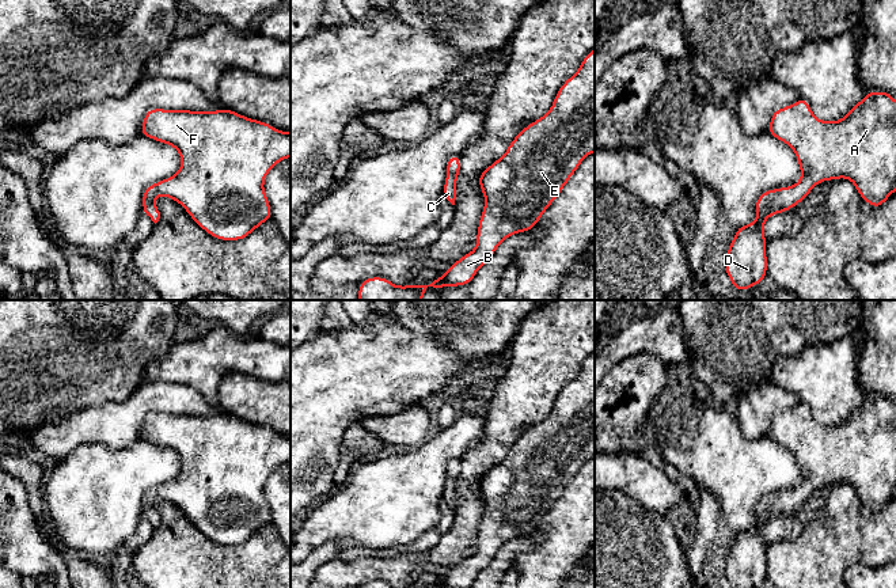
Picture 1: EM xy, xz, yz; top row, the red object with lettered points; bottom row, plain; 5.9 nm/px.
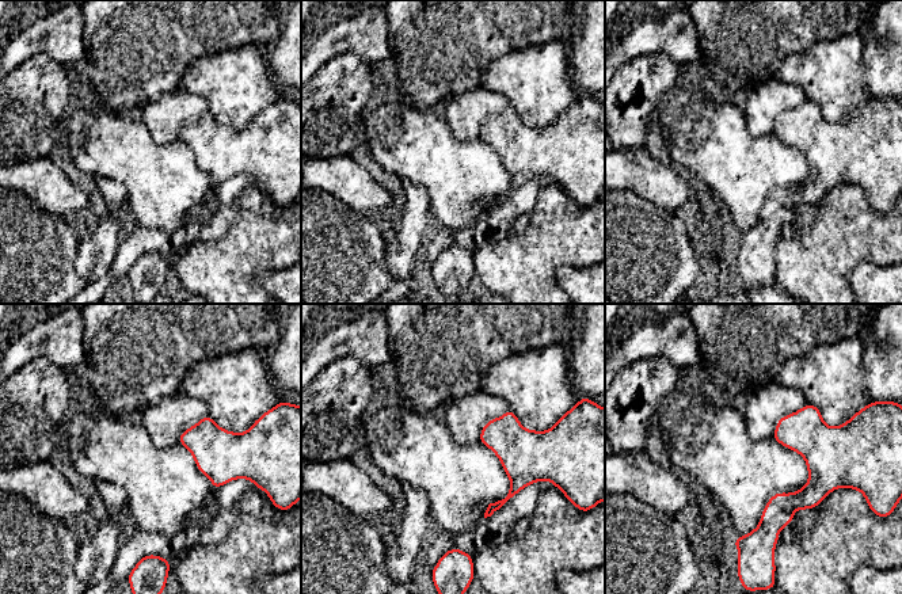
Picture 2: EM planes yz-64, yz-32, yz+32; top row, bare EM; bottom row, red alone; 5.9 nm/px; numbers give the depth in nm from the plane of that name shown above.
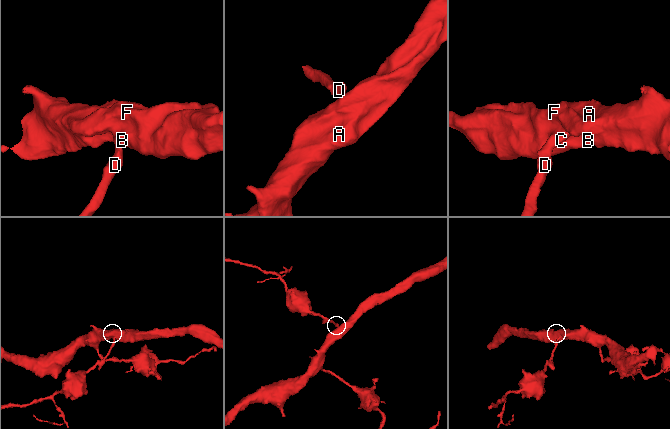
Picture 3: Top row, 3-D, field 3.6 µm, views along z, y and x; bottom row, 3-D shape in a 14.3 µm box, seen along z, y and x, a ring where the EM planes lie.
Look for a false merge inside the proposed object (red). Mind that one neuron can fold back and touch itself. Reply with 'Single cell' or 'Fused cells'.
Single cell

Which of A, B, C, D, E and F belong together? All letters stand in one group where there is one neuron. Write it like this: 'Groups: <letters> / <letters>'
Groups: A B C D E F

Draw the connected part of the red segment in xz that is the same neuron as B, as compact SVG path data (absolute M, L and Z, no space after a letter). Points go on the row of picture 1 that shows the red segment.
M595 49L582 60L578 71L558 90L551 109L528 124L509 144L506 152L485 171L478 183L485 197L475 249L459 258L441 277L422 285L394 285L386 277L361 281L357 300L422 300L428 288L467 285L510 235L532 229L559 196L581 162L595 152Z

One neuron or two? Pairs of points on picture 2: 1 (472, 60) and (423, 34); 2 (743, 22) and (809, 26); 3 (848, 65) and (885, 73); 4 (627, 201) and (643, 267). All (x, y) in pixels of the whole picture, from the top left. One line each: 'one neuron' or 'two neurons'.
1: one neuron
2: one neuron
3: two neurons
4: one neuron

